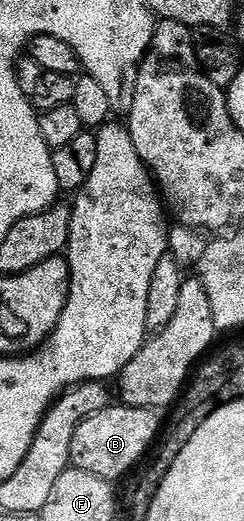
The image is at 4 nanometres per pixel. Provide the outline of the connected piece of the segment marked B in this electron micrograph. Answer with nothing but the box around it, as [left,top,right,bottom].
[70,405,160,481]

